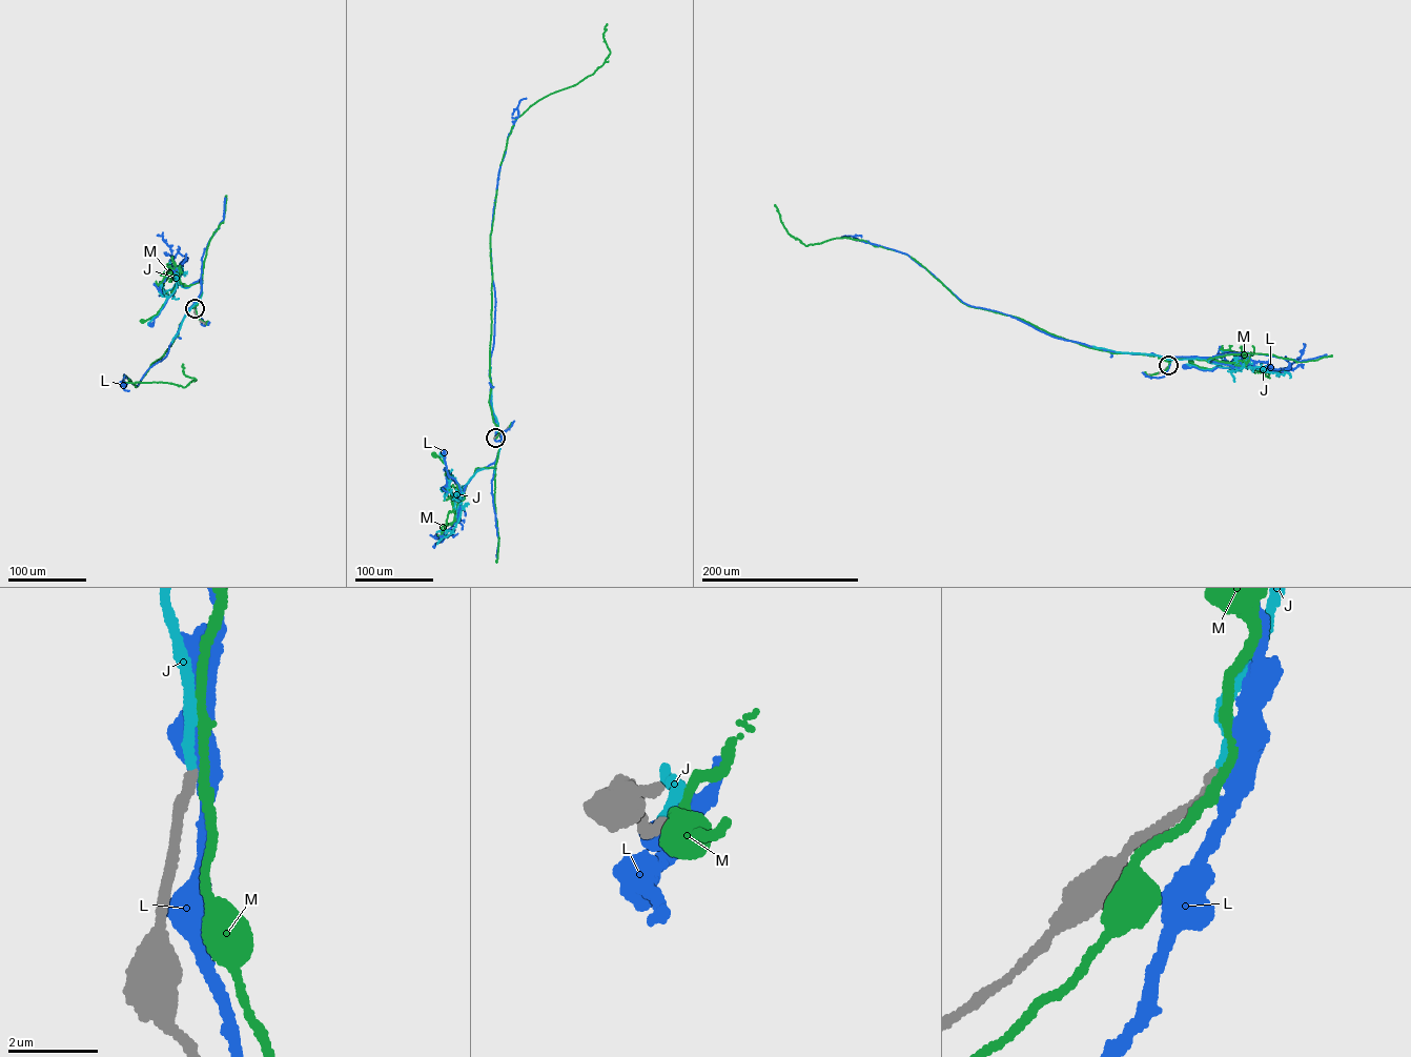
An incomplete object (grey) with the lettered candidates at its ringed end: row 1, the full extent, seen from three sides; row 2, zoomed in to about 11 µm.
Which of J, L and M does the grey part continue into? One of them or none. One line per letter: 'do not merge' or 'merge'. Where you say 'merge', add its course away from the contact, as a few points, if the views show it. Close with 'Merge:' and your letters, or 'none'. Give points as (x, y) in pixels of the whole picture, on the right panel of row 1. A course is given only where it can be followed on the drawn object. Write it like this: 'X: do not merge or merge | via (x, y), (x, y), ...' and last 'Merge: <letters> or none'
J: merge | via (1169, 365), (1169, 360), (1166, 358), (1200, 359), (1225, 364), (1239, 361), (1230, 367), (1210, 369), (1187, 366)
L: do not merge
M: do not merge
Merge: J

